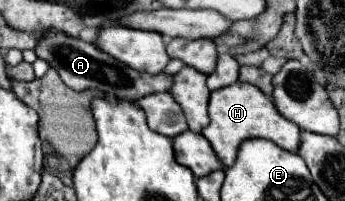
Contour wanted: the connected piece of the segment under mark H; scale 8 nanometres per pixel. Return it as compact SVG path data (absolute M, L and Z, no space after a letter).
M235 83L235 85L223 87L219 91L213 91L211 99L209 99L209 117L211 117L211 123L203 129L203 135L227 167L231 167L235 163L241 141L247 141L253 137L269 139L285 151L293 151L293 153L299 151L301 129L293 121L285 119L273 107L273 101L263 91L255 89L253 85Z

